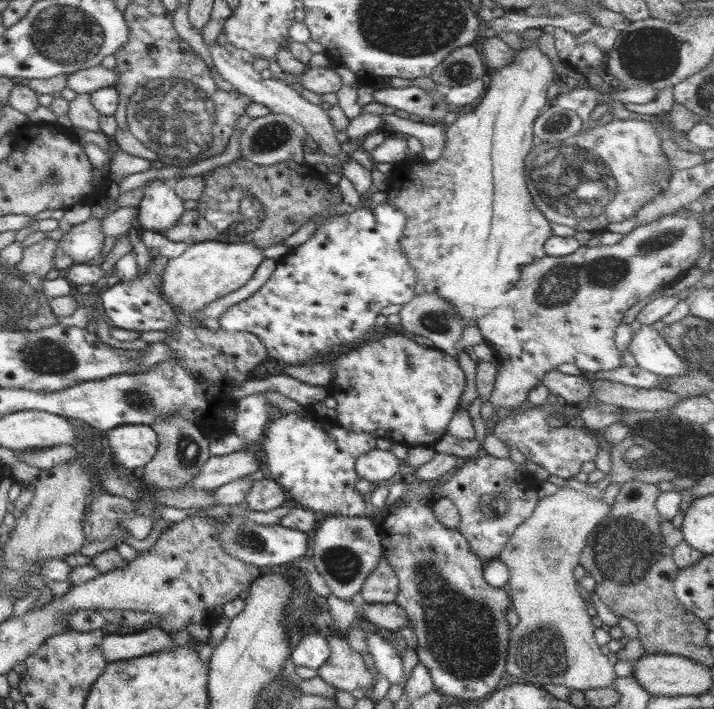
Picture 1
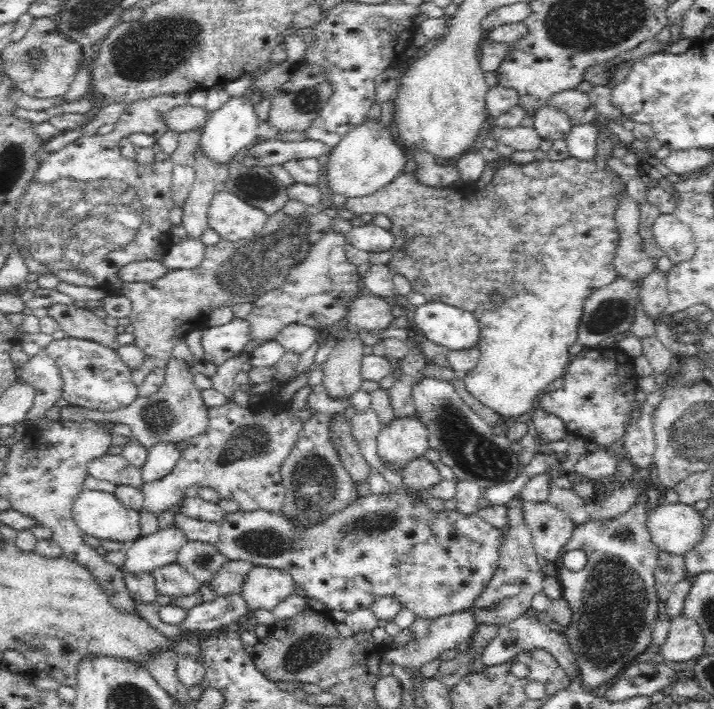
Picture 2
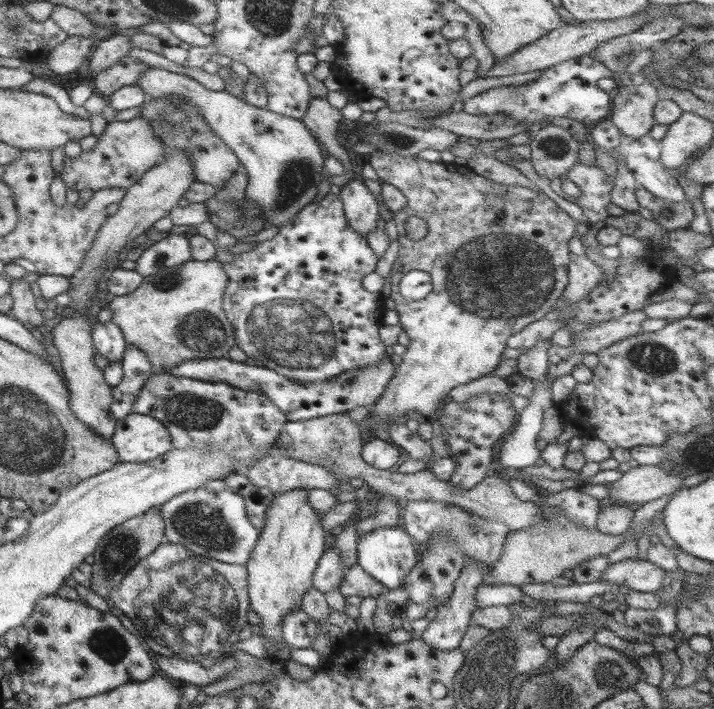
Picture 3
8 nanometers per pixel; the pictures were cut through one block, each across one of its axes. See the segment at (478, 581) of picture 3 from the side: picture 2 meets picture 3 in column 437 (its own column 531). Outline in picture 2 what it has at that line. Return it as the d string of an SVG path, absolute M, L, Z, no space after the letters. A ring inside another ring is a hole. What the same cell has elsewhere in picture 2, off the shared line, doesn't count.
M528 607L516 620L499 627L498 634L488 643L484 648L482 654L482 661L486 667L498 666L504 662L514 660L517 654L522 654L528 650L547 650L554 658L562 665L562 668L569 674L570 680L577 684L575 680L575 662L572 651L570 650L568 641L562 633L554 631L548 623L536 617L536 610L534 607Z

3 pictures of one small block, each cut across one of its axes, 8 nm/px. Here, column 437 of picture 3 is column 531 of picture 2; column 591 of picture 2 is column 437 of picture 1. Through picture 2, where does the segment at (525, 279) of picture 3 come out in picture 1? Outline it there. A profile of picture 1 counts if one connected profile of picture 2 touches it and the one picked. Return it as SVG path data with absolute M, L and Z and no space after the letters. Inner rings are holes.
M528 42L521 50L514 51L513 61L509 65L496 68L490 76L490 82L485 88L483 96L481 96L479 104L471 110L471 112L462 116L454 116L446 123L443 130L443 150L441 154L433 160L427 162L425 166L414 166L412 163L403 159L394 163L386 178L386 202L394 206L397 210L401 210L405 214L405 226L403 227L403 235L399 239L399 249L409 262L409 266L415 270L415 294L437 294L443 300L447 300L453 308L453 312L457 316L461 316L461 320L466 324L476 324L477 320L485 314L491 314L493 308L501 306L501 304L513 304L519 300L519 290L515 290L515 282L519 280L523 265L529 265L533 262L539 262L539 259L546 255L543 251L543 242L551 235L550 222L539 212L539 209L531 202L529 191L525 186L524 160L532 147L532 126L535 118L547 106L548 101L545 97L546 88L551 85L553 80L553 67L547 56L541 53L535 42Z

